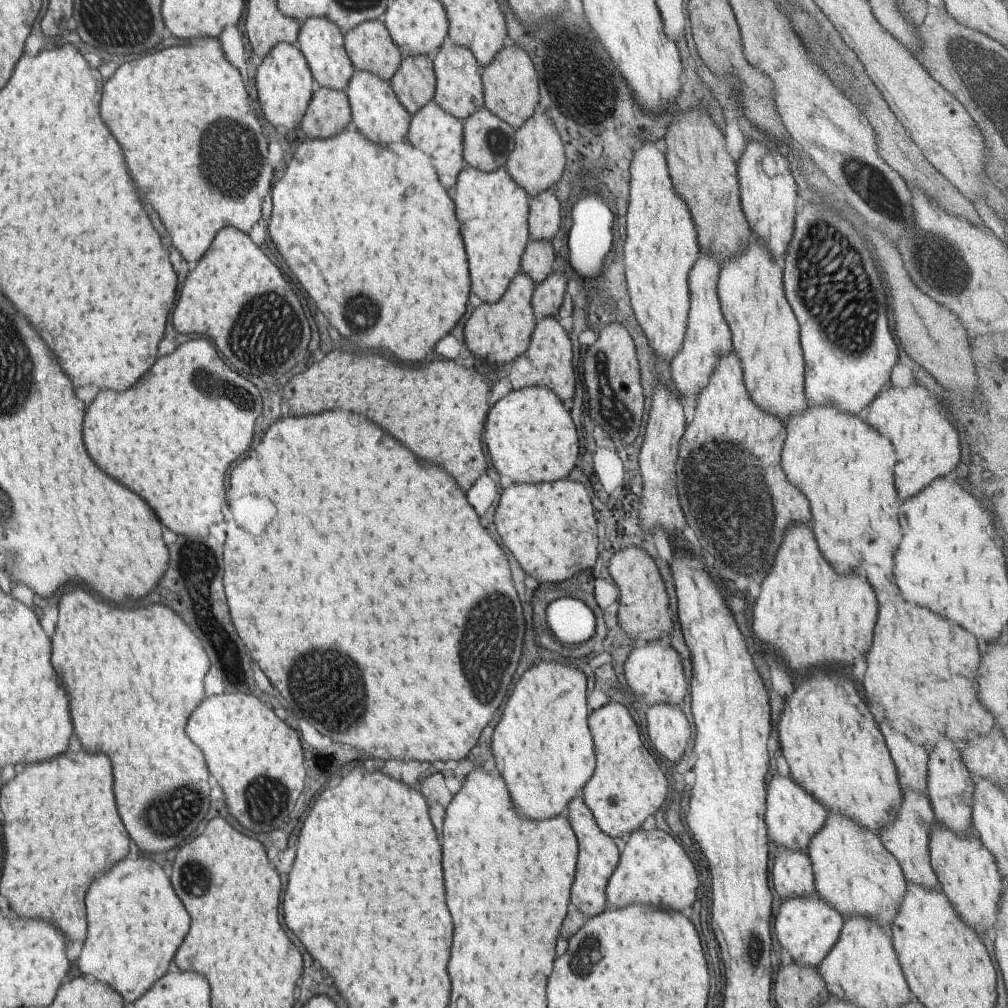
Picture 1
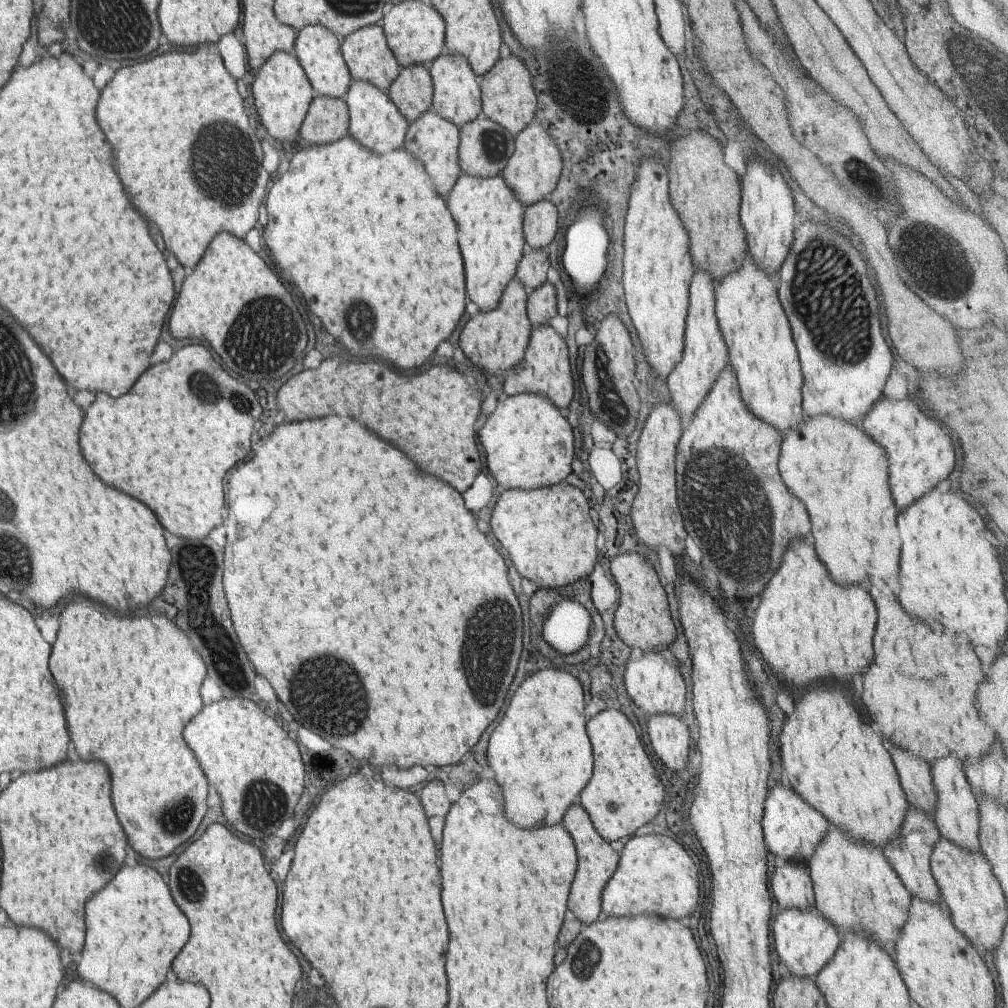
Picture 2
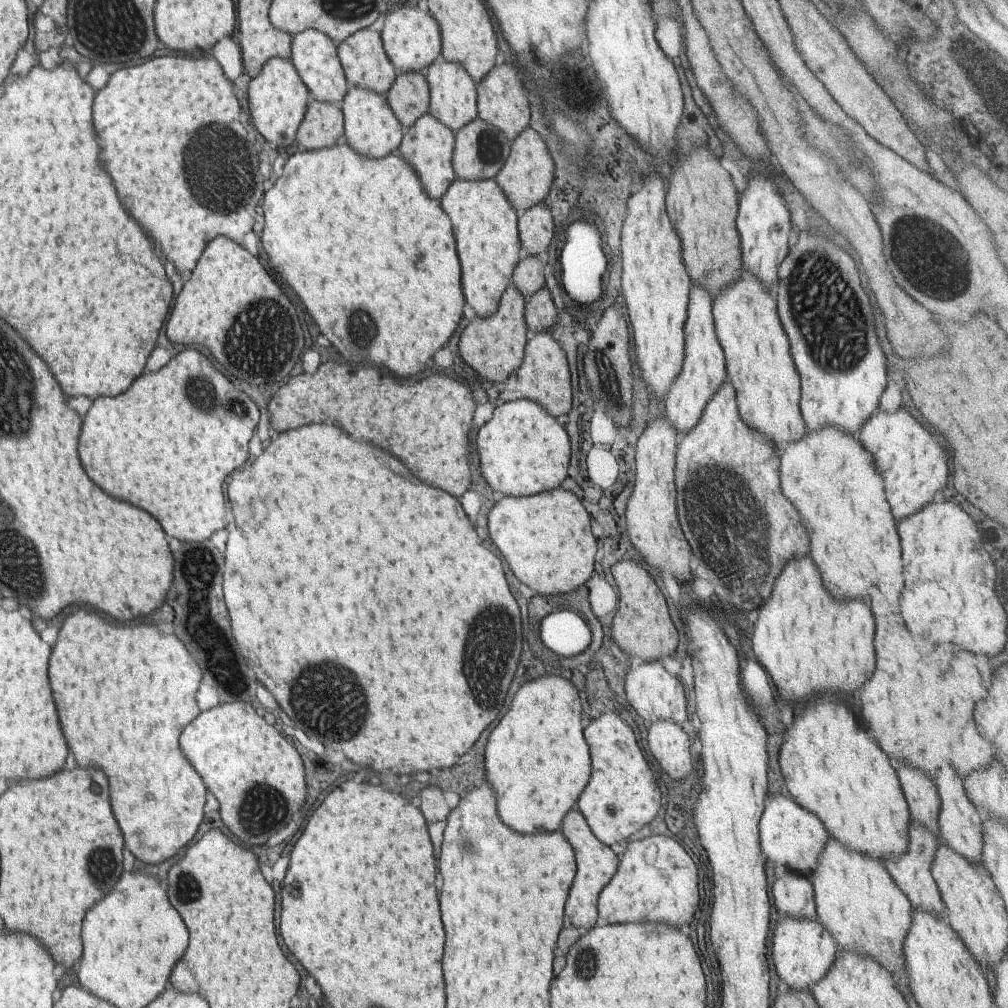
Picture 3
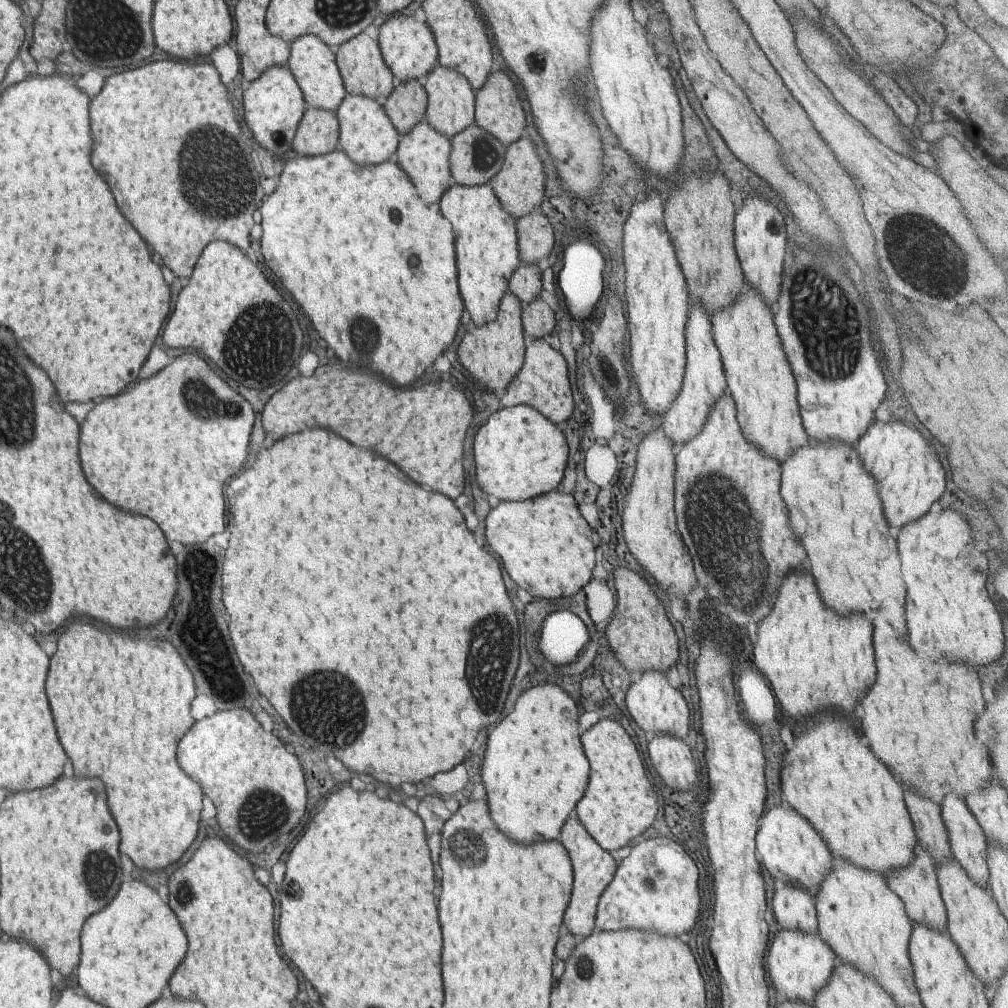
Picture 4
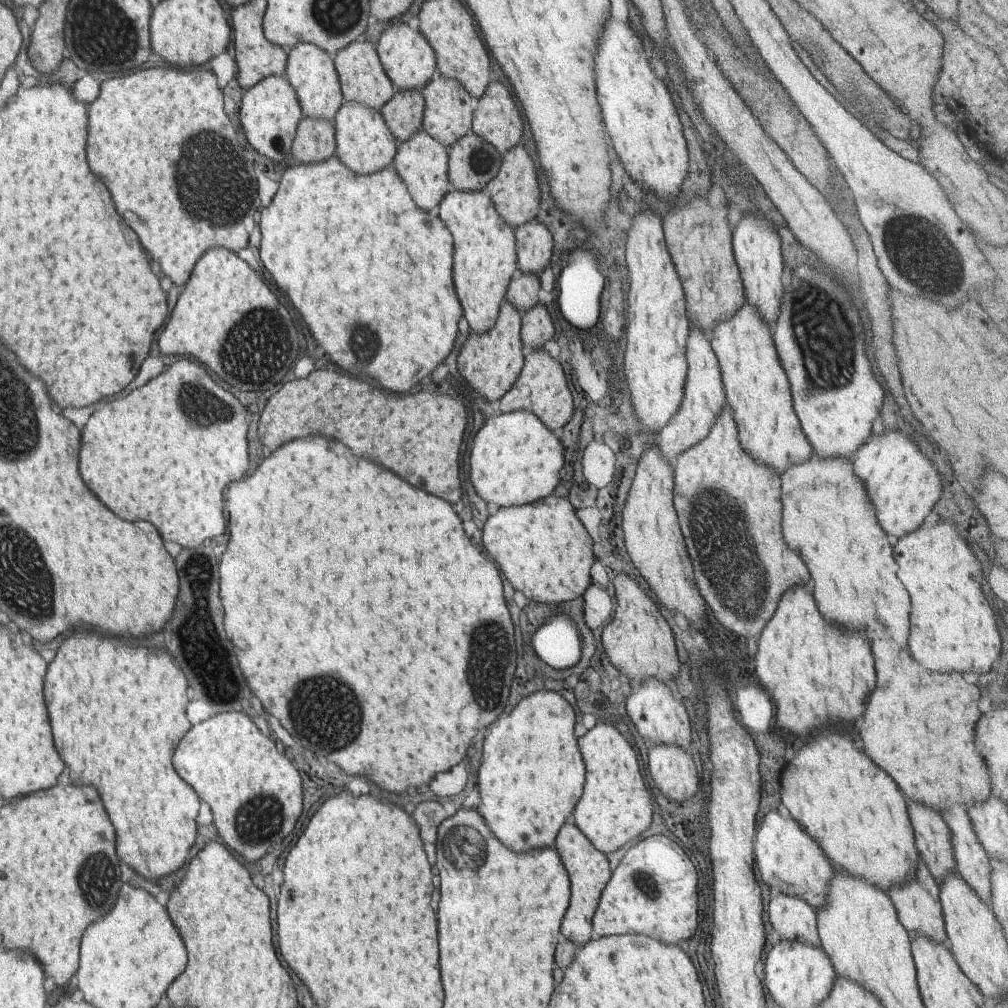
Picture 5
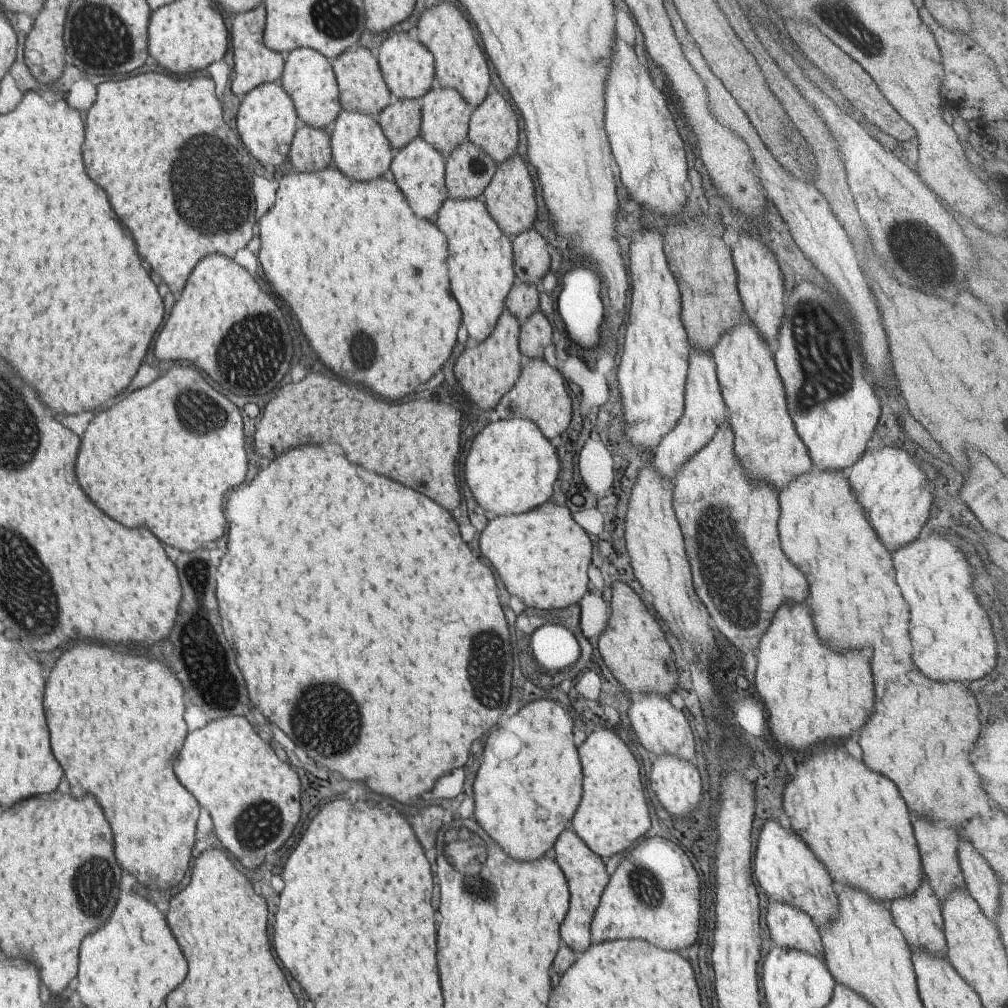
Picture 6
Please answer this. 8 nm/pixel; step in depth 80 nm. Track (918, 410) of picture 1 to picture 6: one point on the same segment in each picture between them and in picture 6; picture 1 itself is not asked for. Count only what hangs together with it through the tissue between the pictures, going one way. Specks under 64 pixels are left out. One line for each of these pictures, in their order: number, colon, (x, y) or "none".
2: (920, 452)
3: (913, 465)
4: (909, 477)
5: (904, 485)
6: (896, 494)

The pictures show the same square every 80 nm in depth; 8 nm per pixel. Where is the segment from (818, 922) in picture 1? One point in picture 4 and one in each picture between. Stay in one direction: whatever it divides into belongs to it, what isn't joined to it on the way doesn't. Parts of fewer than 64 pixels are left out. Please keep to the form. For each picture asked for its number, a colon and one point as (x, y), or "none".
2: (805, 941)
3: (803, 951)
4: (799, 964)

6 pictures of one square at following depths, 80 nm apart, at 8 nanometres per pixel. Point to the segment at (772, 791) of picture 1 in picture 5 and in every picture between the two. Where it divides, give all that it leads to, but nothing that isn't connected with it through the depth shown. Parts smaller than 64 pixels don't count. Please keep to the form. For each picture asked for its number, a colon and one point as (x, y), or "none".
2: (792, 829)
3: (789, 835)
4: (787, 845)
5: (785, 854)

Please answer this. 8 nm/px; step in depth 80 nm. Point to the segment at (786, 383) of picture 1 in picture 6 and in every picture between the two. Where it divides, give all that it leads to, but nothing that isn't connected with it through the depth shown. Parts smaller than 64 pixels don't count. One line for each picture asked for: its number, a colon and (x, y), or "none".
2: (761, 350)
3: (758, 360)
4: (759, 379)
5: (756, 387)
6: (765, 441)

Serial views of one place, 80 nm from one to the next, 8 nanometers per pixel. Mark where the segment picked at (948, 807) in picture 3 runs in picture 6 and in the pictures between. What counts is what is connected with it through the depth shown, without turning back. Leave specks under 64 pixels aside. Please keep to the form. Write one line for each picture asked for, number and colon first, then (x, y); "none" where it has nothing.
4: (969, 847)
5: (973, 864)
6: (981, 882)

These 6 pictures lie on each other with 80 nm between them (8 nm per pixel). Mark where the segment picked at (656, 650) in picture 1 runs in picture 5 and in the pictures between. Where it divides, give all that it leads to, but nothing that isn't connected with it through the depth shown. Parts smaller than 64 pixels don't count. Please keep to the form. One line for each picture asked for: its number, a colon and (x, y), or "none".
2: (655, 686)
3: (656, 695)
4: (657, 707)
5: (659, 718)

